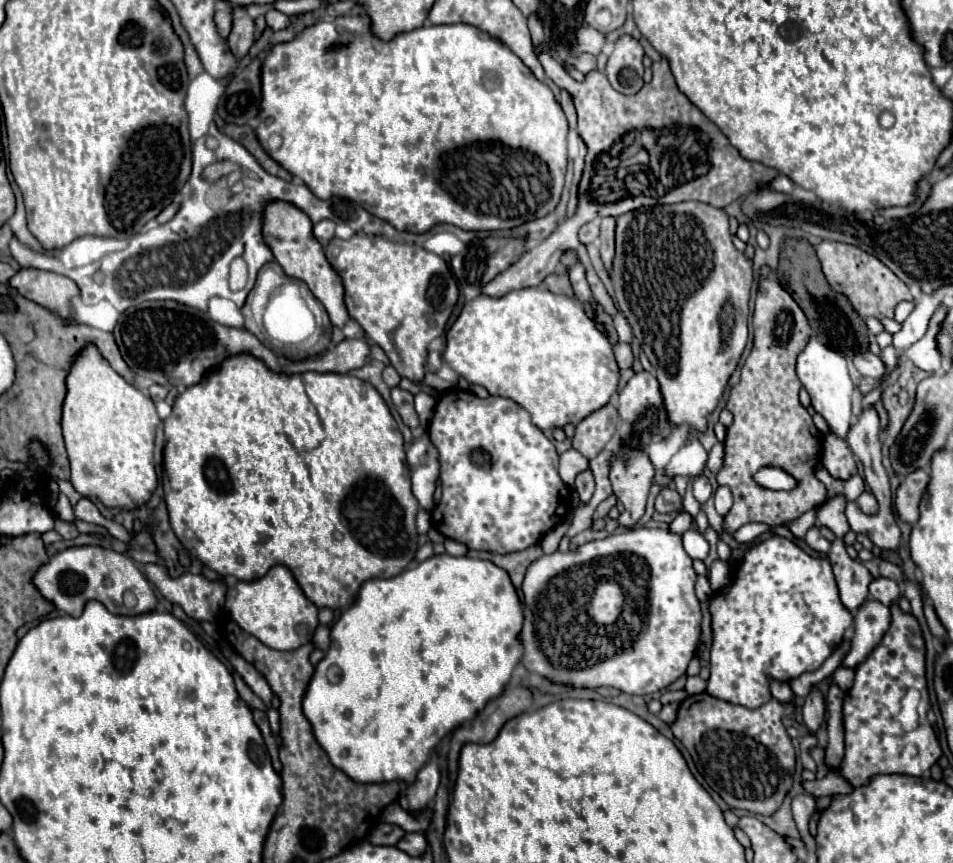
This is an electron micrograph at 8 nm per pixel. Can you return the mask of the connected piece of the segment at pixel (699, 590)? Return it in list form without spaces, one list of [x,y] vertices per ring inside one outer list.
[[[698,577],[698,581],[695,583],[695,593],[700,601],[708,601],[714,595],[714,591],[712,591],[706,577]]]

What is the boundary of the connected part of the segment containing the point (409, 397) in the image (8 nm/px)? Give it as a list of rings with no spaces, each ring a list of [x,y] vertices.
[[[392,391],[392,403],[396,411],[400,413],[404,425],[408,425],[412,431],[420,427],[420,419],[414,411],[414,395],[408,391]]]

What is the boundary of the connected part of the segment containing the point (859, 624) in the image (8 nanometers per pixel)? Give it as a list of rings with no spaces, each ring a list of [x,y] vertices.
[[[868,599],[854,617],[852,647],[844,657],[842,665],[856,669],[860,663],[864,663],[872,649],[882,641],[886,629],[890,627],[890,621],[892,621],[890,609],[880,601]]]

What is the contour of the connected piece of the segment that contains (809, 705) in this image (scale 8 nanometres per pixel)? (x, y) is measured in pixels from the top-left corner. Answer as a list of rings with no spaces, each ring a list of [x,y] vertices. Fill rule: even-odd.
[[[812,689],[810,695],[806,697],[806,703],[802,707],[802,717],[804,725],[810,733],[818,733],[822,721],[824,721],[824,697],[820,695],[818,689]]]

